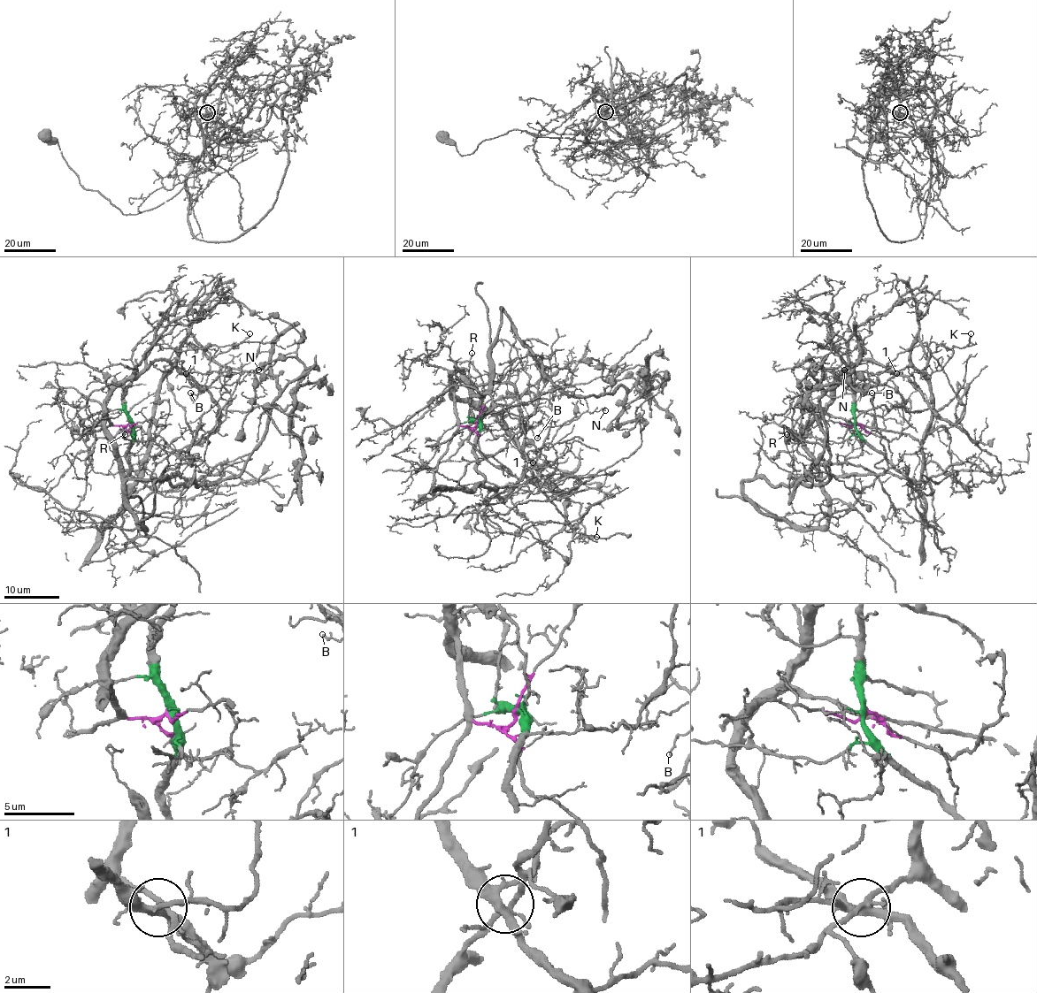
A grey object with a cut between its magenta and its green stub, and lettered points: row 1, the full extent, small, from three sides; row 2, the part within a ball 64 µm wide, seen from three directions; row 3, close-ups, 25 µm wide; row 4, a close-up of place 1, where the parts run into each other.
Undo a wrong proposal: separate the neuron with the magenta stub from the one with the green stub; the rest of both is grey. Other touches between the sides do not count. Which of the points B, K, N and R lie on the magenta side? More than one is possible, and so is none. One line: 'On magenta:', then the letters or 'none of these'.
On magenta: none of these

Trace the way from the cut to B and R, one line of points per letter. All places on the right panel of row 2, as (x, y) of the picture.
B: (856, 423), (900, 471), (921, 477), (932, 411), (927, 381), (904, 367), (860, 392), (872, 392)
R: (856, 423), (857, 433), (841, 442), (787, 433)

